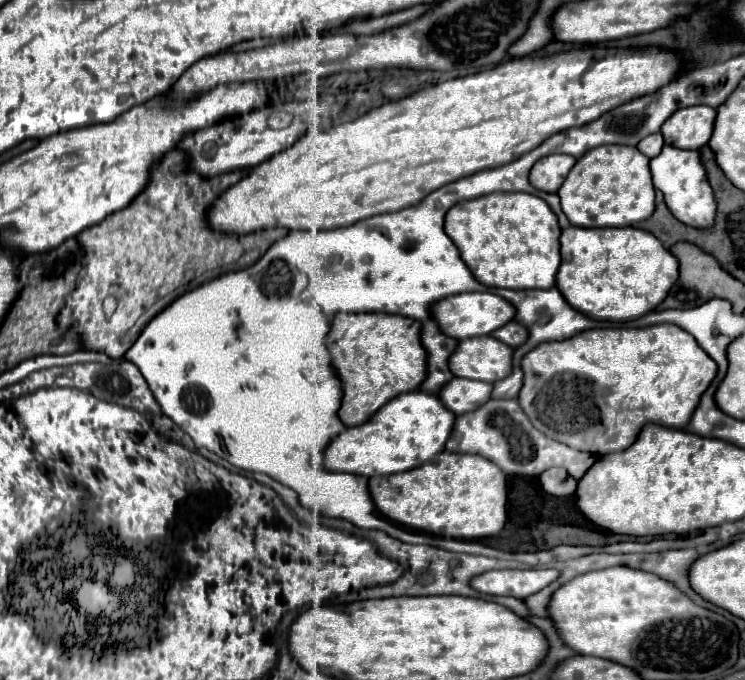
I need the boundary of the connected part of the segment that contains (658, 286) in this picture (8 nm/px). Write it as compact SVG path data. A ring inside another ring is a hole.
M570 226L560 236L560 268L556 274L556 288L566 302L594 320L630 322L656 310L678 280L678 260L660 244L656 236L638 228L578 228Z

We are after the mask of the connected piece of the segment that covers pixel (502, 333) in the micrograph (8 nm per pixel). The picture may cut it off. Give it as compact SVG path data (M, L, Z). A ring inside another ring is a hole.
M512 320L512 322L508 322L506 326L502 326L502 328L498 328L496 332L492 332L492 336L494 336L496 340L512 346L512 348L518 348L518 346L522 346L522 344L528 340L528 328Z

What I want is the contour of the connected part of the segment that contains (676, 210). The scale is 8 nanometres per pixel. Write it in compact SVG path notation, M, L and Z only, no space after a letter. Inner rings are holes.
M664 146L662 152L650 160L650 172L654 188L664 194L664 202L676 220L692 228L710 228L714 224L716 200L706 180L706 170L700 162L700 154L696 150Z

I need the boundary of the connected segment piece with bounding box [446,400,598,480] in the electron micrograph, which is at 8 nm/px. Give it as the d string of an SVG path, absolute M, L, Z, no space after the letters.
M488 400L474 412L462 414L456 418L456 428L446 444L448 452L466 452L480 454L494 464L498 464L506 474L522 474L522 476L538 476L548 468L566 468L576 480L580 480L588 468L598 460L590 452L580 452L560 444L556 440L548 440L540 430L532 426L528 416L524 416L518 400Z

